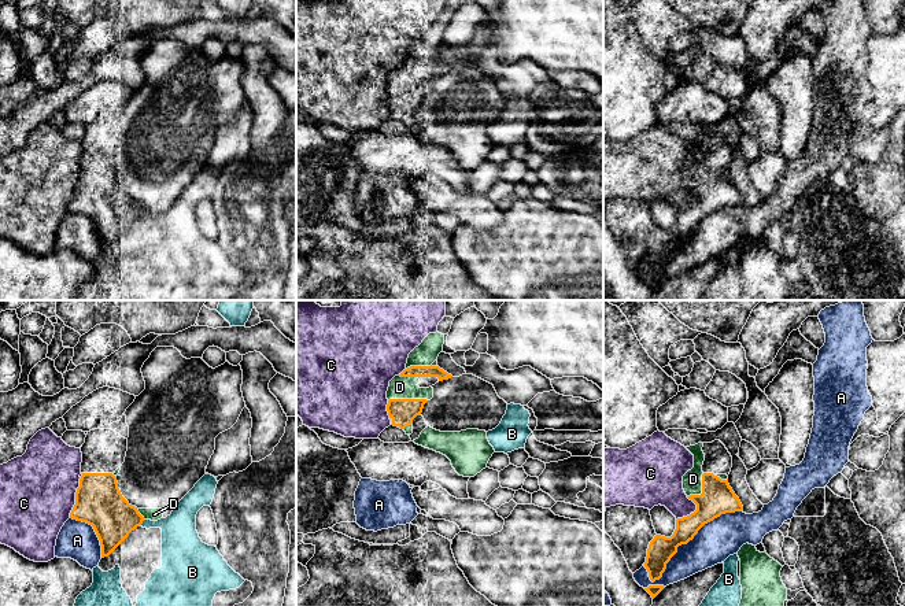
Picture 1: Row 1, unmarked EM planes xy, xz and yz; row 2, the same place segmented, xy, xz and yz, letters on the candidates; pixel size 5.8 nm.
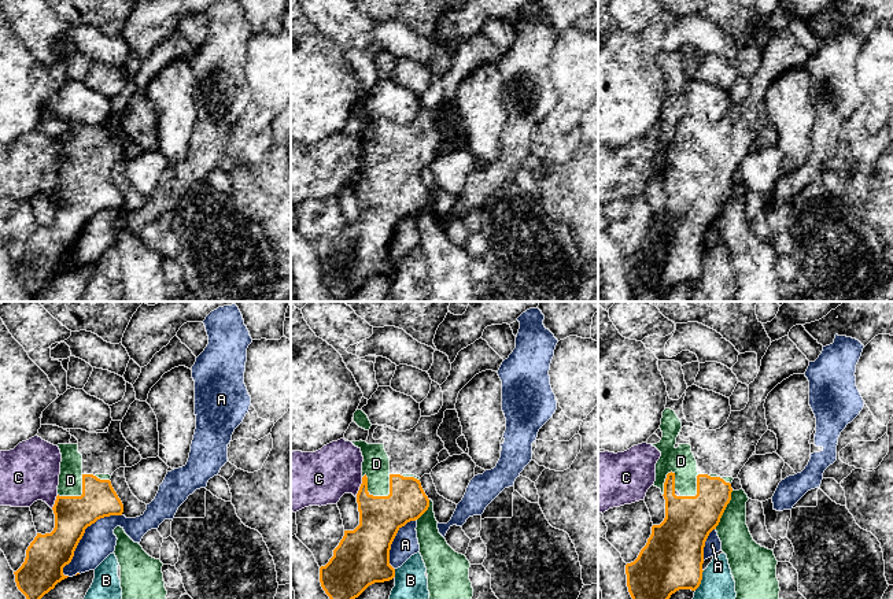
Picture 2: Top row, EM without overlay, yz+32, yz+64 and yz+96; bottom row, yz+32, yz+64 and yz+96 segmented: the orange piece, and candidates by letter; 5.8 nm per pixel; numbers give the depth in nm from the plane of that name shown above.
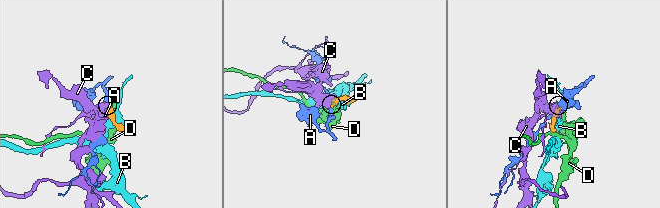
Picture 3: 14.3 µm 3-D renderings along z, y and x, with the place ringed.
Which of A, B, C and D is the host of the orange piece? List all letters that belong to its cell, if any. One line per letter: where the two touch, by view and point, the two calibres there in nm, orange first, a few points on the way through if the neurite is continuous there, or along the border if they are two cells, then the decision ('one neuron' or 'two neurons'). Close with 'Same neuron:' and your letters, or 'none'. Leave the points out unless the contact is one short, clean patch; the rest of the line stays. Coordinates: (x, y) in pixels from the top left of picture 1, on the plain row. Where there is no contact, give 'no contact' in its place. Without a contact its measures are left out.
A: yz (687, 235) | 160/240 nm | two neurons
B: xy (141, 215) | 260/220 nm | two neurons
C: xy (76, 191) | 280/440 nm | along xy (81, 170), (69, 210) | two neurons
D: xz (407, 92) | 150/130 nm | two neurons
Same neuron: none

